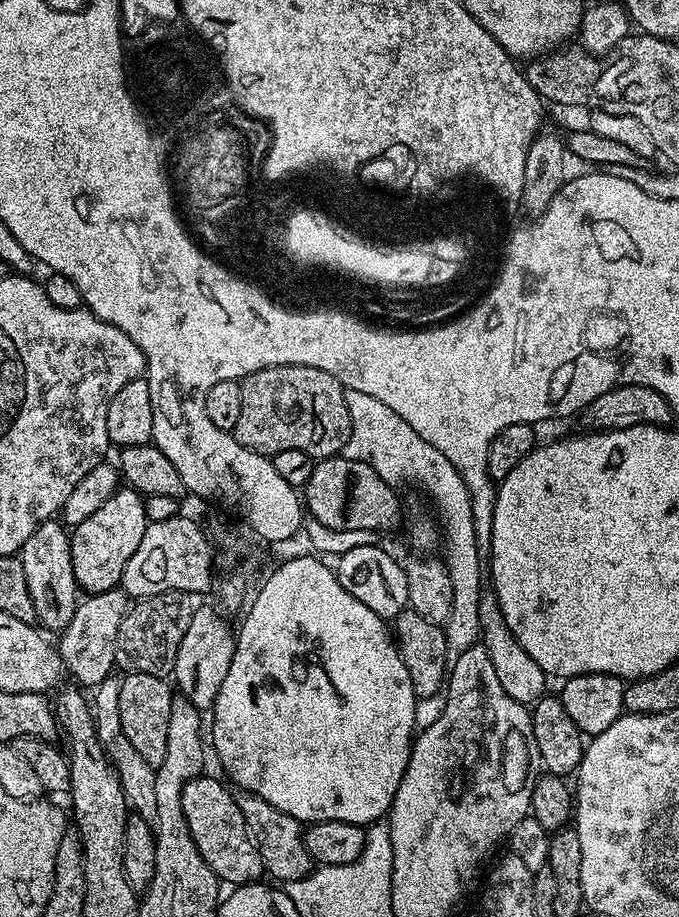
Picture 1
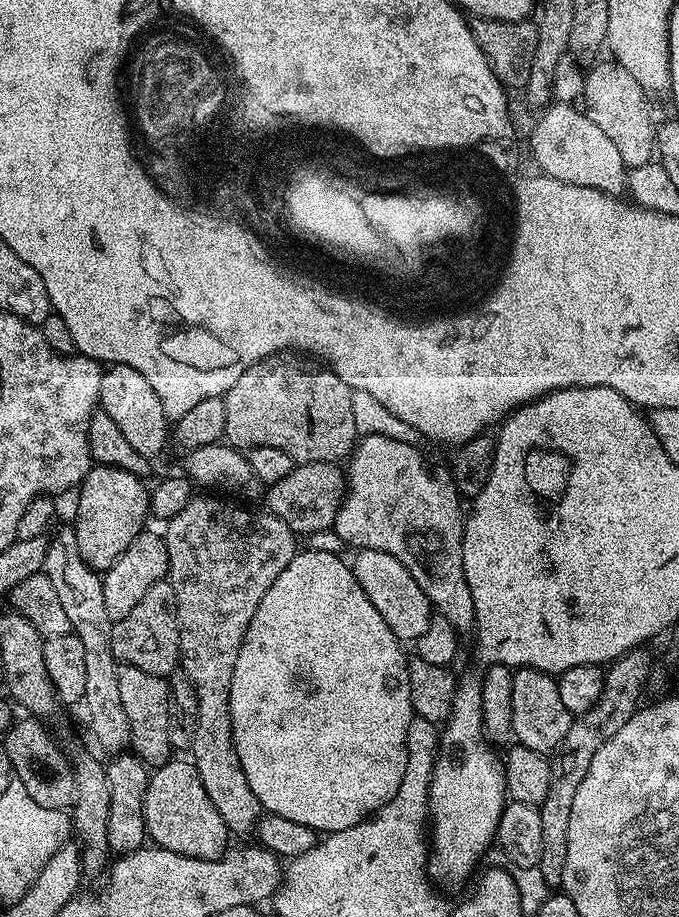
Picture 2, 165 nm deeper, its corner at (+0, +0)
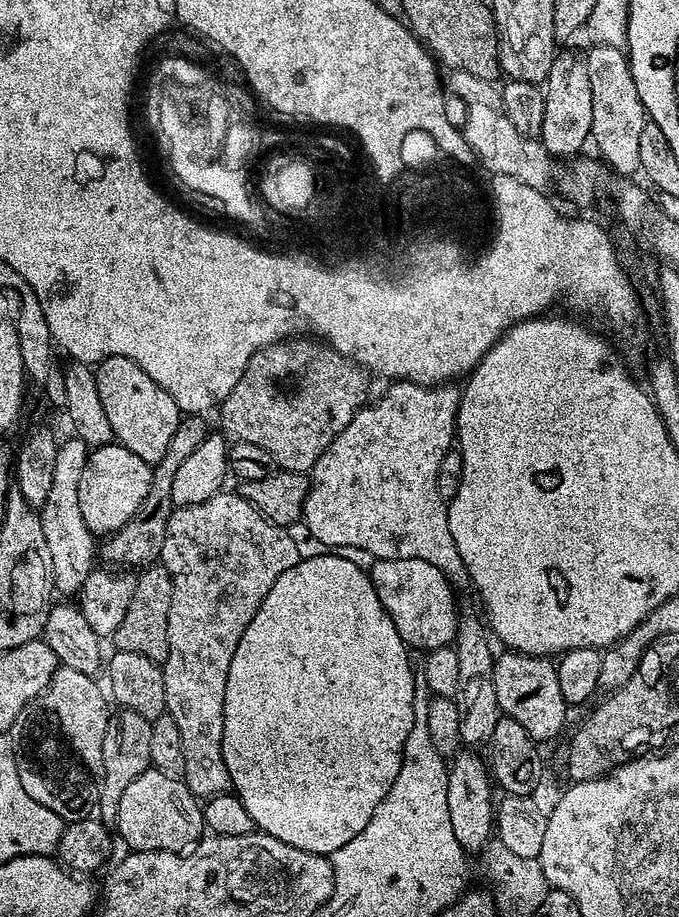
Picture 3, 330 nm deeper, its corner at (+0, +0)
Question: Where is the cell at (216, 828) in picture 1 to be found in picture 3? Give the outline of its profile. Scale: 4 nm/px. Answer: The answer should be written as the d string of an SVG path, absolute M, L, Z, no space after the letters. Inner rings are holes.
M150 767L122 793L122 802L118 802L118 814L114 832L129 845L133 852L184 852L191 849L205 835L204 810L201 801L184 785L183 779L162 774L158 769Z

